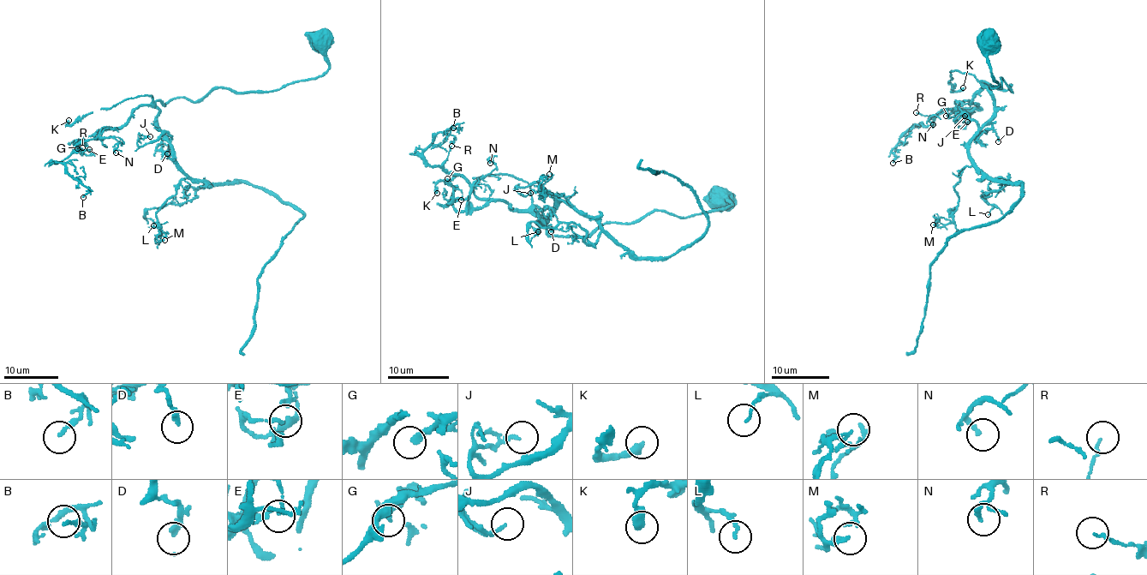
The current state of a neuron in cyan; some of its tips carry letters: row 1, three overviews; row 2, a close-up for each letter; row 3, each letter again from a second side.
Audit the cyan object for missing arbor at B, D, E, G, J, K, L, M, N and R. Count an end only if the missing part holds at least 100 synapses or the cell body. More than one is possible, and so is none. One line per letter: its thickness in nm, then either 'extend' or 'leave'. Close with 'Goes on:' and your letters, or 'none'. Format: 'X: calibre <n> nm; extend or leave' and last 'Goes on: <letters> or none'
B: calibre 160 nm; leave
D: calibre 240 nm; leave
E: calibre 170 nm; leave
G: calibre 240 nm; leave
J: calibre 100 nm; leave
K: calibre 400 nm; leave
L: calibre 120 nm; leave
M: calibre 180 nm; leave
N: calibre 190 nm; leave
R: calibre 120 nm; leave
Goes on: none

